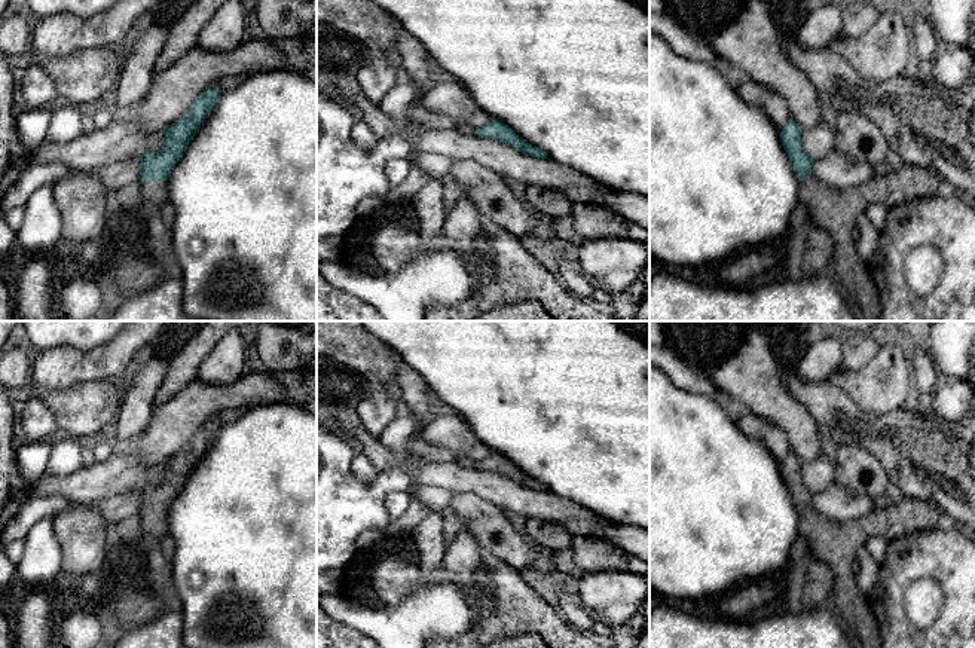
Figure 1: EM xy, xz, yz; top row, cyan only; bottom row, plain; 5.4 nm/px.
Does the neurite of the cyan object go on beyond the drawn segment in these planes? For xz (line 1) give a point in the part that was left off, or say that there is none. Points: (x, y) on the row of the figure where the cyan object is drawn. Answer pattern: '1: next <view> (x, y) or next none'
1: next none

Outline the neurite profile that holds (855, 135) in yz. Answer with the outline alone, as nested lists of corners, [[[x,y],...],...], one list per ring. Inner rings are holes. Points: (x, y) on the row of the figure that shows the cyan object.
[[[838,113],[834,128],[834,150],[875,168],[883,168],[890,152],[883,132],[861,113]]]

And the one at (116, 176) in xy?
[[[126,159],[107,163],[92,172],[100,178],[106,189],[114,195],[131,184],[140,183],[143,165],[138,159]]]

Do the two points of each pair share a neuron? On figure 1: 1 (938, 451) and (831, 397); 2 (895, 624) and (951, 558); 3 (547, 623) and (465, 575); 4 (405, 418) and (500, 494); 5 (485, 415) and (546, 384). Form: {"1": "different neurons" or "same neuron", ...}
{"1": "same neuron", "2": "same neuron", "3": "same neuron", "4": "different neurons", "5": "same neuron"}

